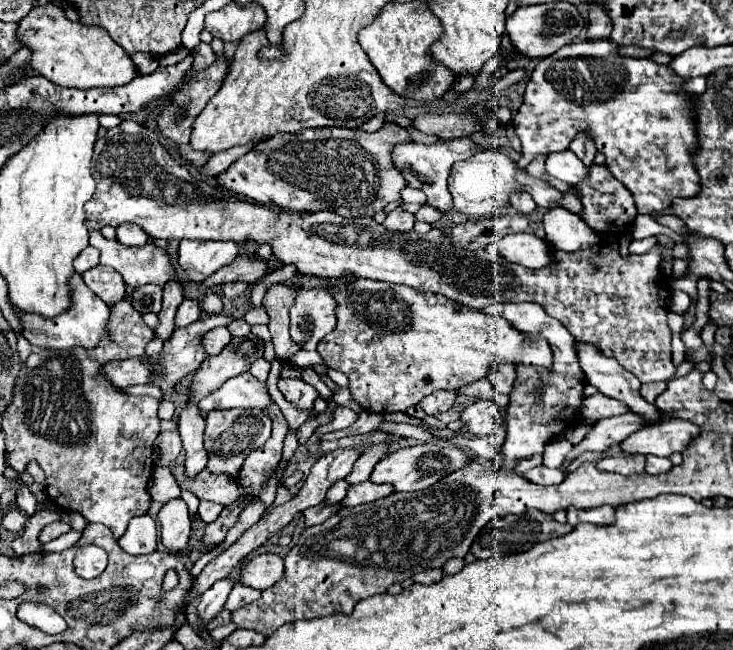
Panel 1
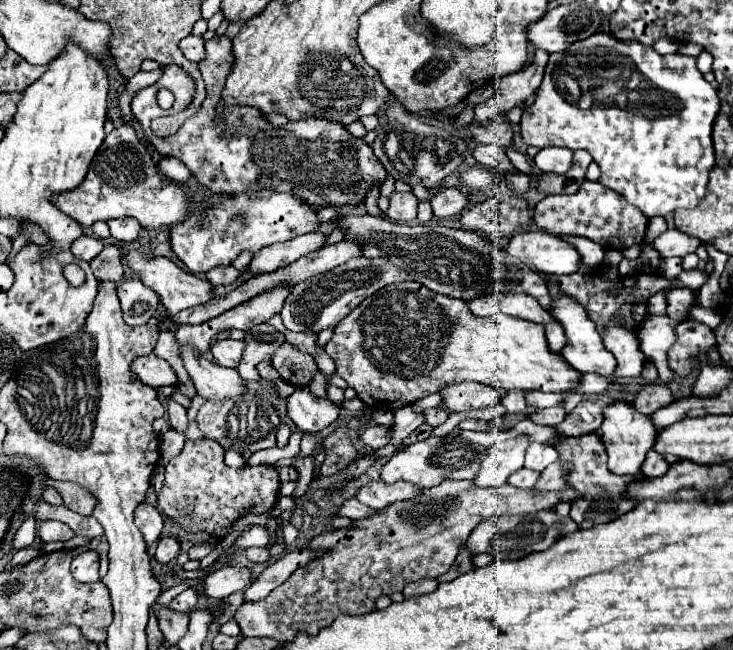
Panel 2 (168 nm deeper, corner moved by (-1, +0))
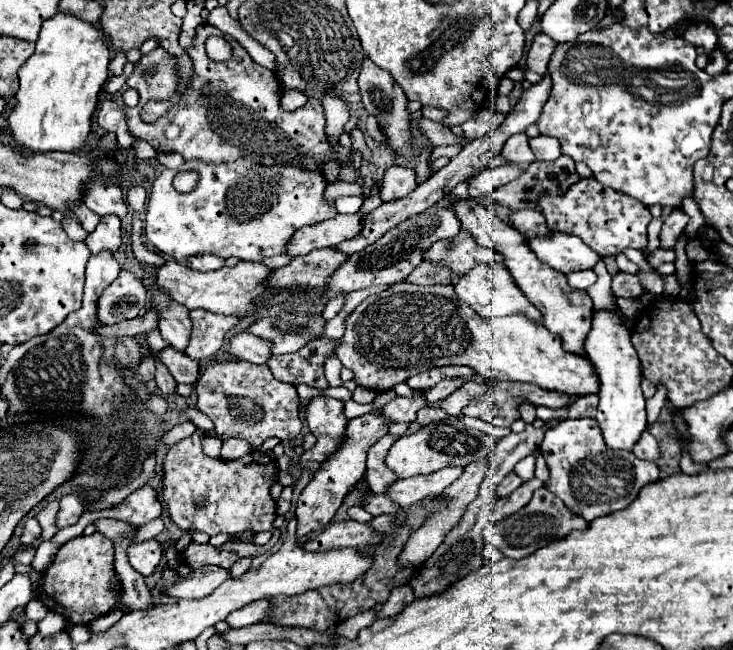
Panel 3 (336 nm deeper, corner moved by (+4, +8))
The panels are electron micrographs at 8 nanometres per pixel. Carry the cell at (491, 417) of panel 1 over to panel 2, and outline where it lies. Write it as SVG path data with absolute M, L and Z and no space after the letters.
M479 382L447 384L439 394L443 408L447 408L449 412L467 412L471 408L493 406L499 400L493 388Z

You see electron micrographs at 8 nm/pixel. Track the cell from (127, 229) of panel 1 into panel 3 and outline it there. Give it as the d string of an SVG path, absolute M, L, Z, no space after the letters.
M92 184L92 188L88 188L88 196L84 196L84 204L98 216L114 214L124 220L128 214L122 188L112 188L110 184Z

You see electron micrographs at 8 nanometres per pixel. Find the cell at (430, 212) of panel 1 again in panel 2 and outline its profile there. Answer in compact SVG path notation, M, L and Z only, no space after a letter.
M447 188L447 190L439 192L439 194L433 194L433 198L431 198L433 214L437 218L459 214L469 204L469 198L471 198L471 194L465 194L459 188Z

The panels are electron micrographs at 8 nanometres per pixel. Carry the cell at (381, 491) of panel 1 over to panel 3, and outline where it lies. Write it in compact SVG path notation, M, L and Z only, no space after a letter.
M444 468L432 474L418 474L412 478L400 478L394 484L390 484L384 492L386 498L396 502L398 506L408 506L414 502L420 502L430 496L442 494L458 476L462 468Z

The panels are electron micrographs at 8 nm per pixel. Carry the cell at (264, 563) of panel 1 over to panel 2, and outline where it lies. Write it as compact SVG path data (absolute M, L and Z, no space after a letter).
M225 566L225 568L219 568L203 578L201 594L211 600L223 600L229 594L243 590L249 584L249 578L251 578L249 568Z

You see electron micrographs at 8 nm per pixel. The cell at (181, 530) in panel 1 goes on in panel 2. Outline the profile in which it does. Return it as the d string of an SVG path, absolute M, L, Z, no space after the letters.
M163 538L155 550L155 560L159 564L171 562L179 554L179 542L175 538Z

